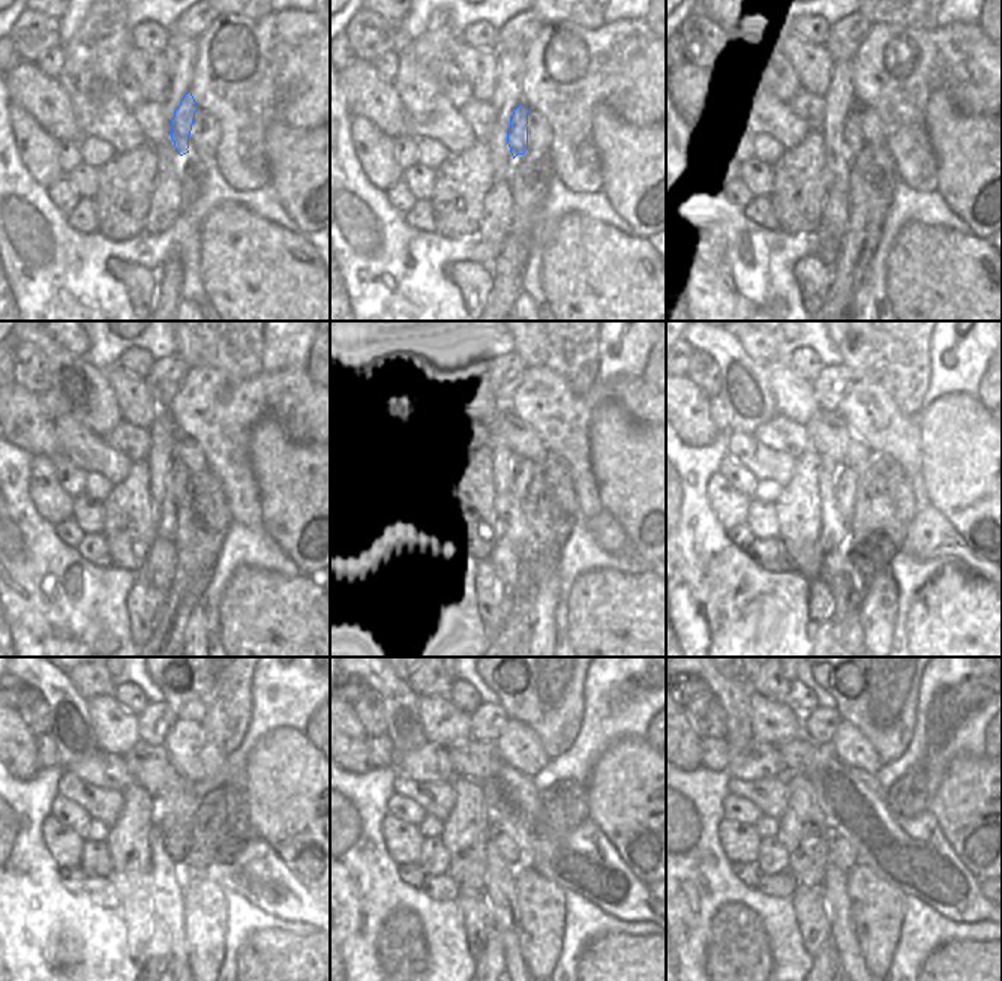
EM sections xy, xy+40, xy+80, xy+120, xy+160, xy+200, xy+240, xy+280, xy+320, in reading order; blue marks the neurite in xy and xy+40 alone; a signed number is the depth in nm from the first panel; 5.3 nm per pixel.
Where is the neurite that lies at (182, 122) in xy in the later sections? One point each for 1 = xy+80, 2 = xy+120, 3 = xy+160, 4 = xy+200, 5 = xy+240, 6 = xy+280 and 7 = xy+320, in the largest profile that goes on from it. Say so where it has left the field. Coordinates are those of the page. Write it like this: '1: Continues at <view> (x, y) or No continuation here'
1: Continues at xy+80 (852, 131)
2: Continues at xy+120 (180, 473)
3: Continues at xy+160 (507, 471)
4: Continues at xy+200 (837, 480)
5: Continues at xy+240 (174, 833)
6: Continues at xy+280 (507, 848)
7: Continues at xy+320 (840, 854).

